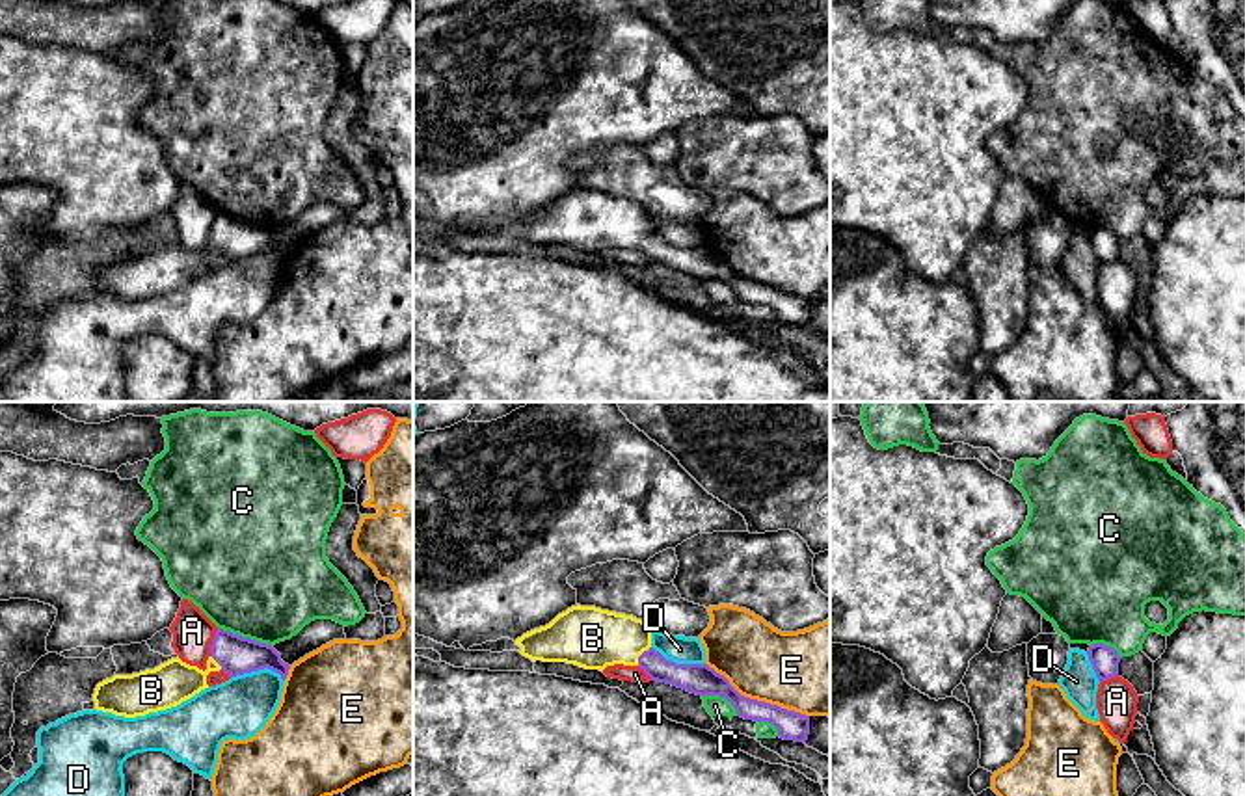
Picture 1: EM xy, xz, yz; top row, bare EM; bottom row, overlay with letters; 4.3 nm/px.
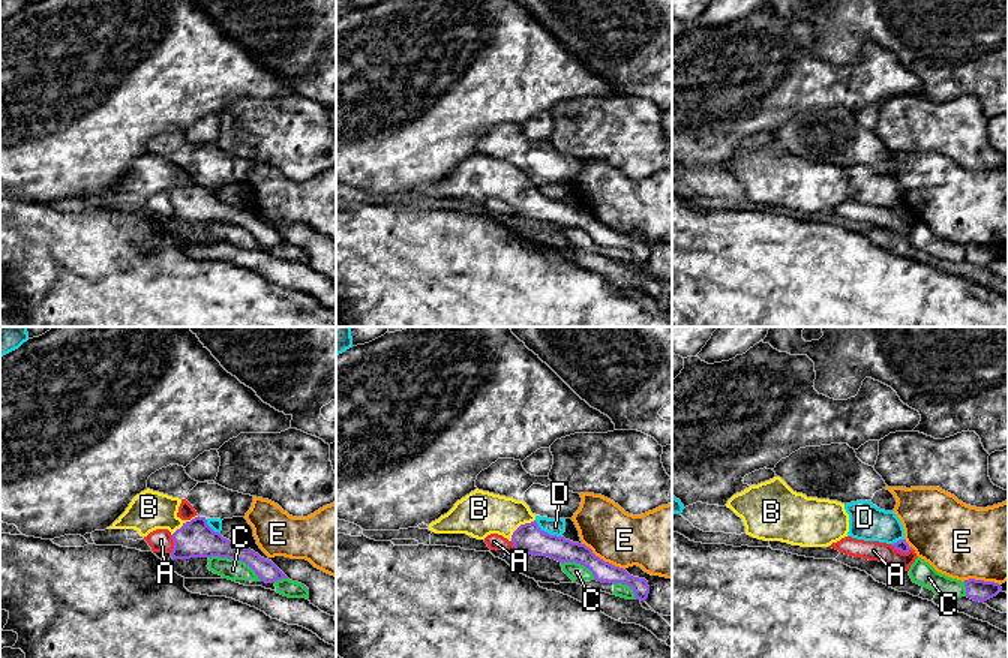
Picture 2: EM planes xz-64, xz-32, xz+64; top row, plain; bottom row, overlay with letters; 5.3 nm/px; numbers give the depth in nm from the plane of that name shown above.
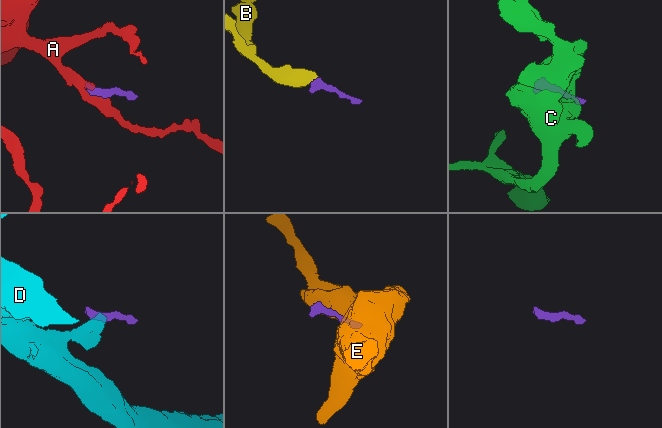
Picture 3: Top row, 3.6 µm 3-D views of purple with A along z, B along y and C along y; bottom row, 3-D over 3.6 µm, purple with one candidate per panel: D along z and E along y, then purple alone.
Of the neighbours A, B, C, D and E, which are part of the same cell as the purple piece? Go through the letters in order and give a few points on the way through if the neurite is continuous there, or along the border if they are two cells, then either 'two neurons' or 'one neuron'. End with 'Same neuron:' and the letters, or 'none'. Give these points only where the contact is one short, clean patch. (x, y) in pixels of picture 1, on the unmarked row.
A: two neurons
B: runs through xz (693, 261), (659, 253), (641, 238), (622, 222), (592, 222); one neuron
C: two neurons
D: border along xy (231, 261), (270, 252), (283, 265); two neurons
E: two neurons
Same neuron: B

